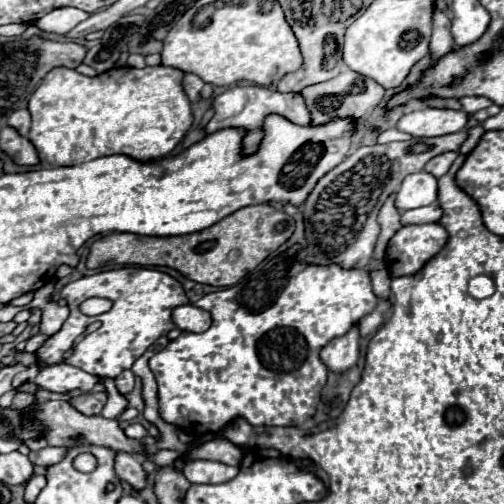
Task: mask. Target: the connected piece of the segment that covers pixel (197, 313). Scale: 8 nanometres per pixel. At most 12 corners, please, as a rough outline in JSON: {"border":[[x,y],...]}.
{"border":[[193,304],[177,306],[171,316],[185,332],[205,332],[211,314]]}

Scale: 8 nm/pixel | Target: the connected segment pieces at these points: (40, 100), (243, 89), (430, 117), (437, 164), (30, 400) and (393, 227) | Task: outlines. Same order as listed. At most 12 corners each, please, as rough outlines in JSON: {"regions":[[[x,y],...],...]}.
{"regions":[[[59,66],[29,98],[39,158],[163,158],[193,124],[173,66]],[[233,86],[213,98],[205,132],[241,126],[247,154],[267,114],[311,124],[301,94]],[[425,108],[401,116],[397,128],[417,138],[459,132],[463,110]],[[459,152],[439,154],[425,170],[435,178],[449,172]],[[17,392],[13,398],[13,408],[25,410],[35,404],[33,394]],[[387,198],[377,222],[381,234],[375,246],[375,258],[383,258],[391,236],[401,228],[401,214]]]}

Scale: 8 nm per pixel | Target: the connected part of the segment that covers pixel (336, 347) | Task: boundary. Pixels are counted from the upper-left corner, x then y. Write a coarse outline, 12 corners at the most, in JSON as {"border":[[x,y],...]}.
{"border":[[359,328],[331,340],[321,360],[331,372],[347,372],[359,358]]}

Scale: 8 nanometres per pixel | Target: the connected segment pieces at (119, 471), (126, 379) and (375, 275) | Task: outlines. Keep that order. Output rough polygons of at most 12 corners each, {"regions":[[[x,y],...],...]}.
{"regions":[[[119,452],[115,456],[115,474],[135,490],[145,486],[141,458]],[[125,370],[115,378],[119,394],[133,390],[131,370]],[[371,272],[373,292],[379,298],[387,298],[389,272]]]}

